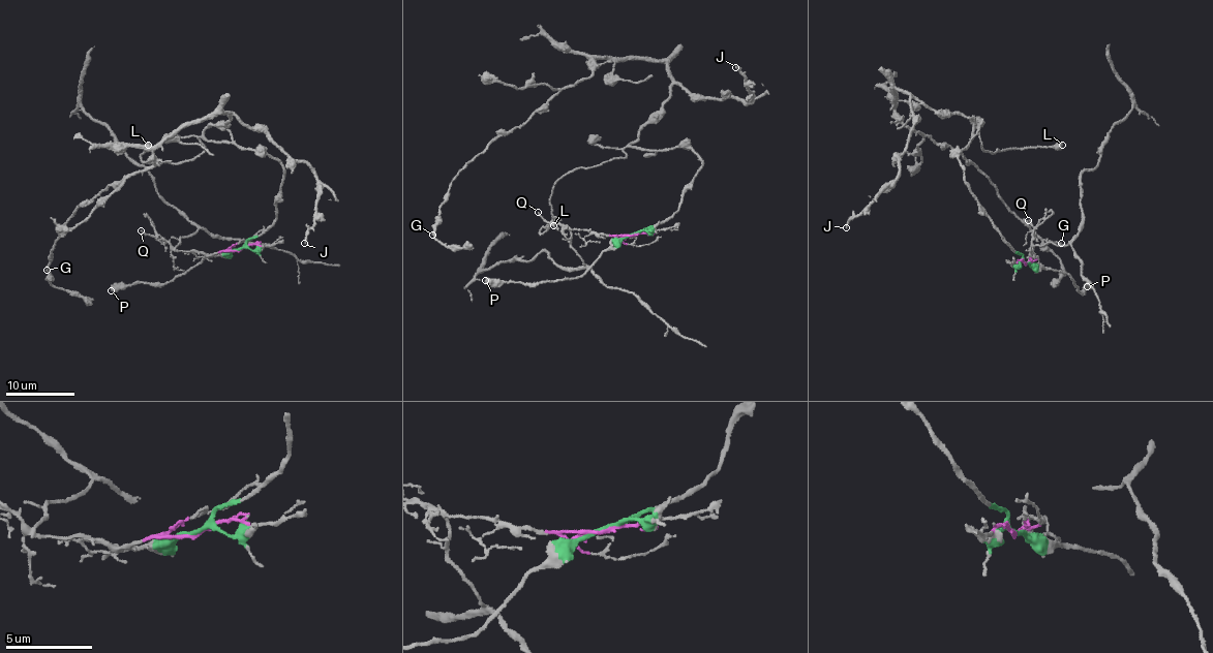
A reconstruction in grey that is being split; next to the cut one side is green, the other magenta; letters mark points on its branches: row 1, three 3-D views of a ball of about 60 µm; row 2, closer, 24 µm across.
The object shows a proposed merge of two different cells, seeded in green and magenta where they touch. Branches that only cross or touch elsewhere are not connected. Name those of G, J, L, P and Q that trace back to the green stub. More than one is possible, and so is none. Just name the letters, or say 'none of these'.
G, J, L, P

